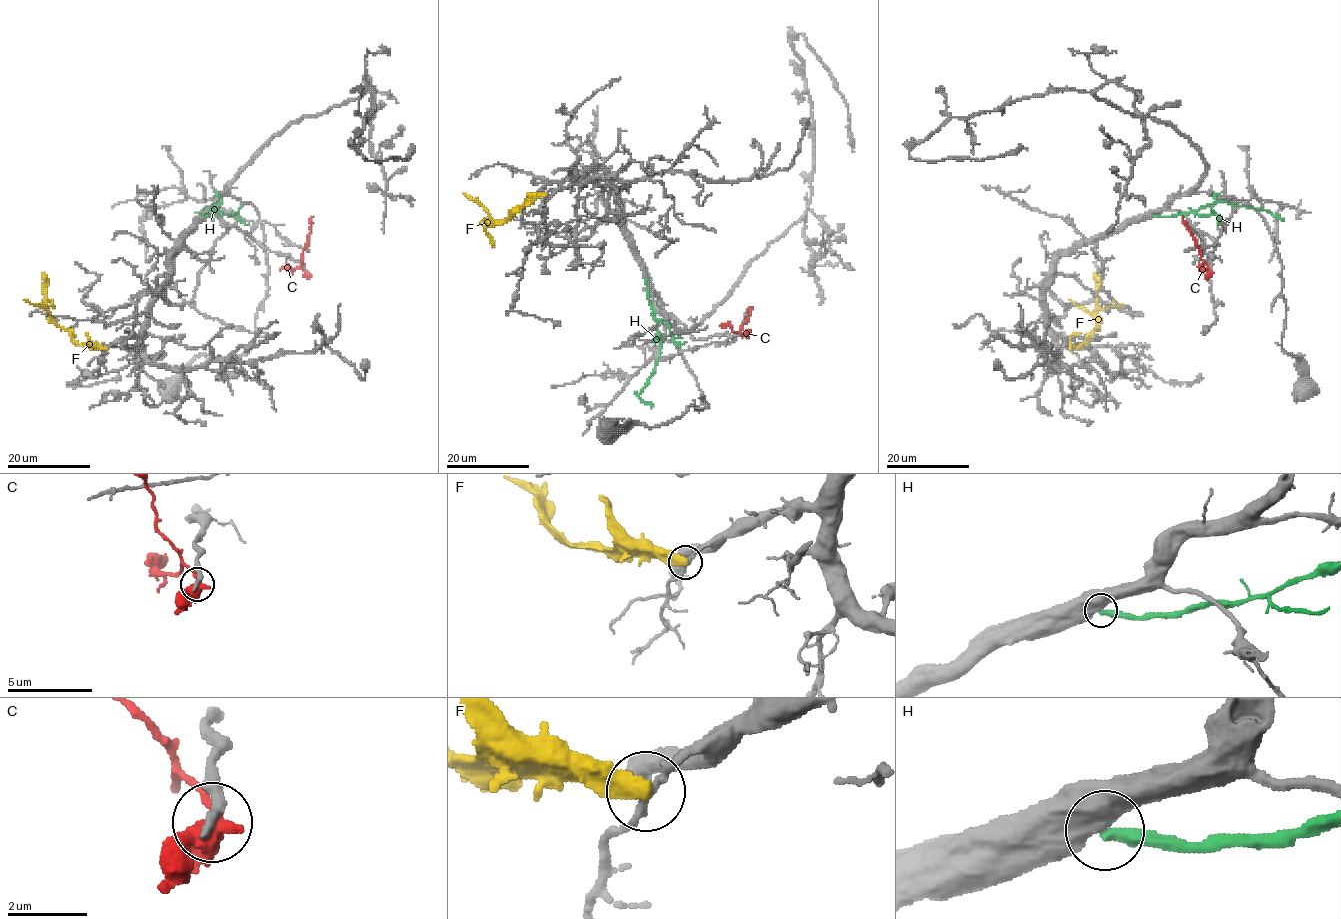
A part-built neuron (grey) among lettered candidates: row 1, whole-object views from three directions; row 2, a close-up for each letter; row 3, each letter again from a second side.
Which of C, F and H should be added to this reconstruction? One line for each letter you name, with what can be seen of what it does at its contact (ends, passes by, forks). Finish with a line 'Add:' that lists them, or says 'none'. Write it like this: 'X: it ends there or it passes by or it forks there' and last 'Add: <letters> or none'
Add: none

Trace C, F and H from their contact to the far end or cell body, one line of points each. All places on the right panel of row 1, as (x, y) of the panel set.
C: (1211, 272), (1183, 216)
F: (1069, 348), (1080, 345), (1096, 325), (1097, 276), (1094, 273)
H: (1154, 215), (1173, 217), (1226, 201), (1263, 209), (1284, 220)

